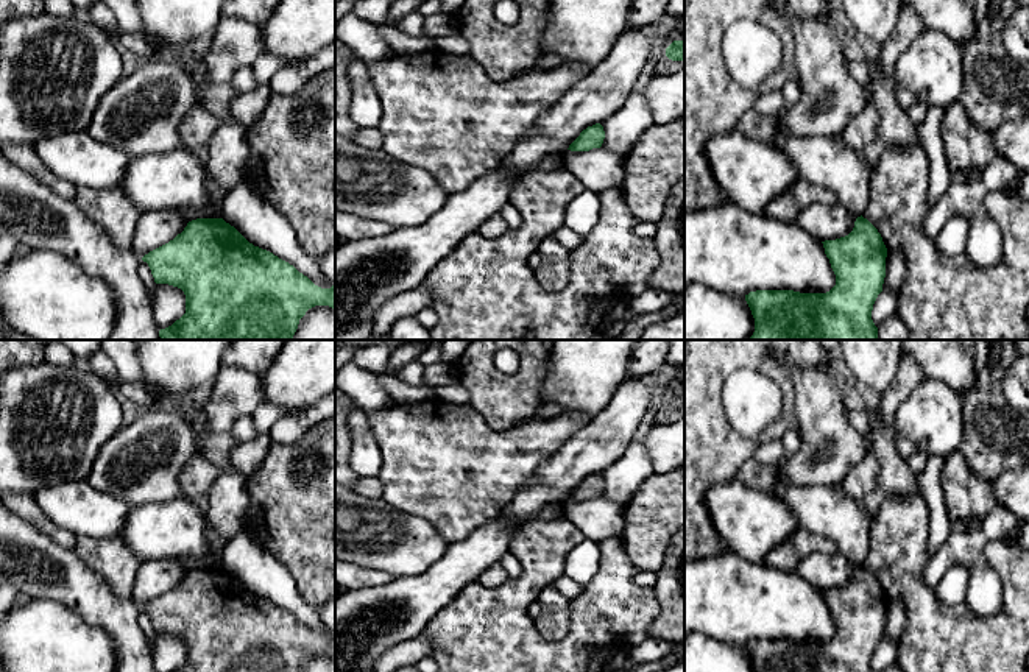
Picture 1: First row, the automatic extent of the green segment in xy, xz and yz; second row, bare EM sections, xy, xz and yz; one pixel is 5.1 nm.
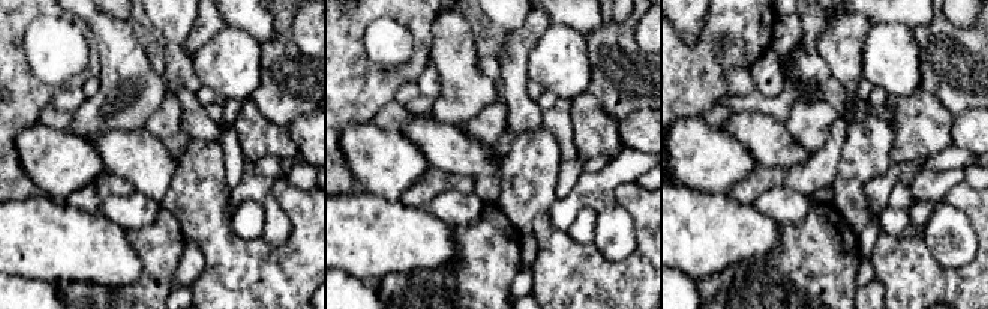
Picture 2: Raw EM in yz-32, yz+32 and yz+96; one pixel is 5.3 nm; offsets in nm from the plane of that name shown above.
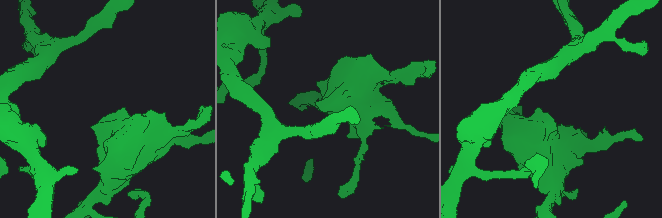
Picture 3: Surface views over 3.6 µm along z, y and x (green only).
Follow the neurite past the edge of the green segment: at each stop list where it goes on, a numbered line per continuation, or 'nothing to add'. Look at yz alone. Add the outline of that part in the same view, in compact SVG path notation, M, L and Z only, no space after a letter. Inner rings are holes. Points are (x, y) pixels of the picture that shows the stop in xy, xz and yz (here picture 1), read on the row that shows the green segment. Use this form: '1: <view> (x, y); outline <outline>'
nothing to add

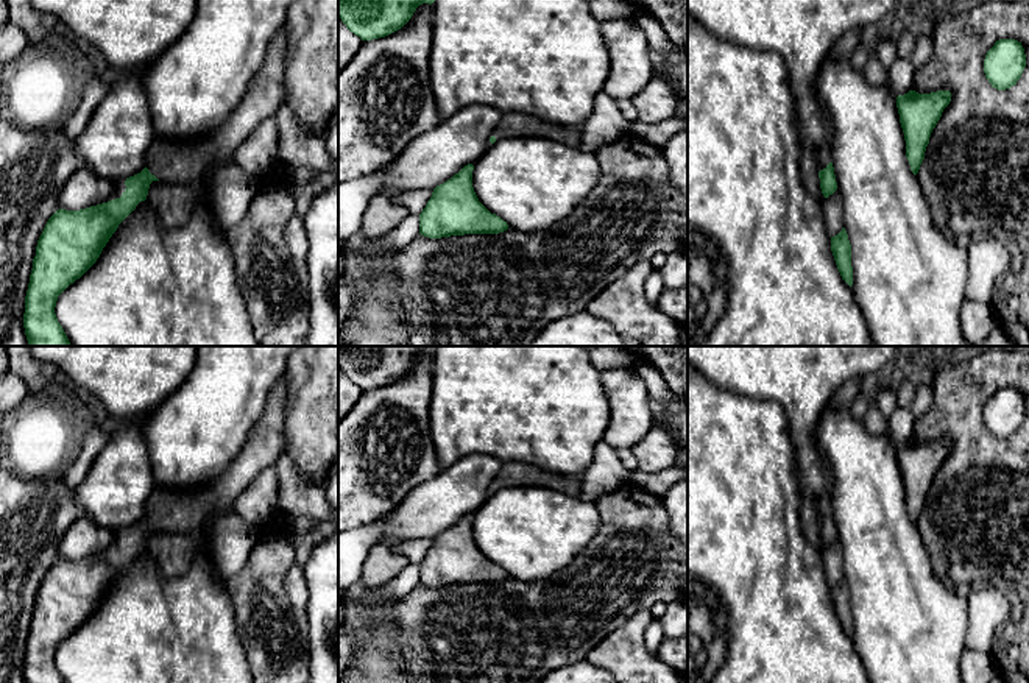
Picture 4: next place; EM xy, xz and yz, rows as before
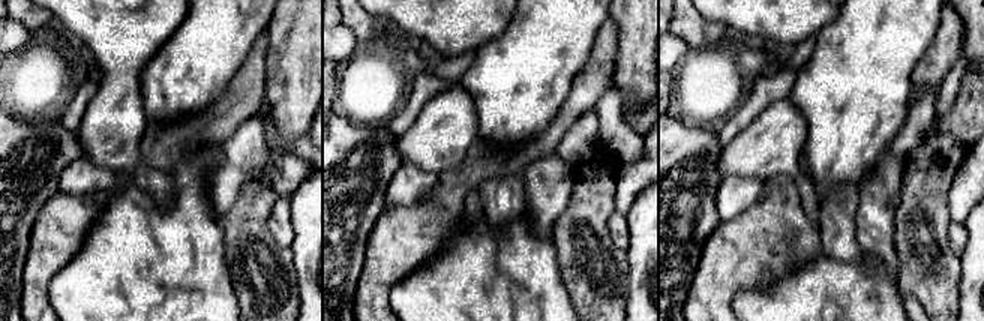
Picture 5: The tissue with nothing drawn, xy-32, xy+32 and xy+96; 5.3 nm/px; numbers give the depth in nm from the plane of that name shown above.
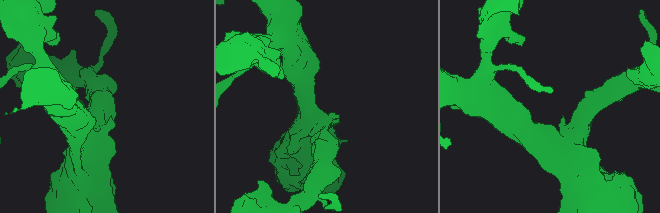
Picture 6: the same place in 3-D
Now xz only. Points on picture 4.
1: xz (512, 125); outline M516 112L504 114L493 136L496 140L532 136L539 139L550 139L571 147L580 147L582 143L582 128L577 125L563 126Z

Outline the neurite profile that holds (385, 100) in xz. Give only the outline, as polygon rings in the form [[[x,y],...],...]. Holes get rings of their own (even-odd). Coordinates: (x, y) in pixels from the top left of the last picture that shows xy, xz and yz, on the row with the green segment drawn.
[[[423,3],[398,31],[363,41],[352,61],[338,73],[338,184],[365,178],[391,164],[412,139],[440,123],[430,89],[432,5]]]

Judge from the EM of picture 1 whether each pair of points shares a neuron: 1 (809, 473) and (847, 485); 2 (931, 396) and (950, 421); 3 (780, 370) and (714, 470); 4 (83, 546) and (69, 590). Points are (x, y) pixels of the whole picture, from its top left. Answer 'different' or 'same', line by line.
1: different
2: same
3: same
4: different

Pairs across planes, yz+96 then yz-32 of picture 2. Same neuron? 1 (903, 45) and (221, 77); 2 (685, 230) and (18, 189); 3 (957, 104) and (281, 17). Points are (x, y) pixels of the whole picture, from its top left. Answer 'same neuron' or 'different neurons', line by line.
1: same neuron
2: different neurons
3: same neuron

